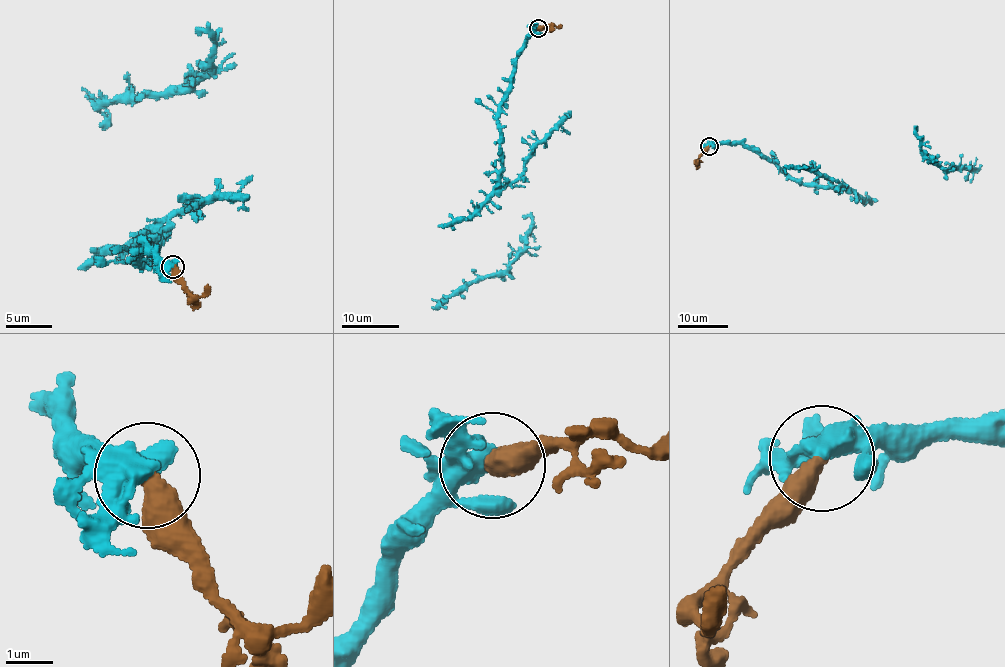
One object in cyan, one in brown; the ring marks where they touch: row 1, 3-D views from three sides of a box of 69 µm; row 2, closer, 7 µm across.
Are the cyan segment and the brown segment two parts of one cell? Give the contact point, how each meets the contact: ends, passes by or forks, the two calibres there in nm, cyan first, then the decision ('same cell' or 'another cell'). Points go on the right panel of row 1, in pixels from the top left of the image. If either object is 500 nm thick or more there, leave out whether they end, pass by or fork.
at (709, 146); cyan forks there; brown ends there; 320 nm thick on the cyan side, 480 nm on the other; another cell

